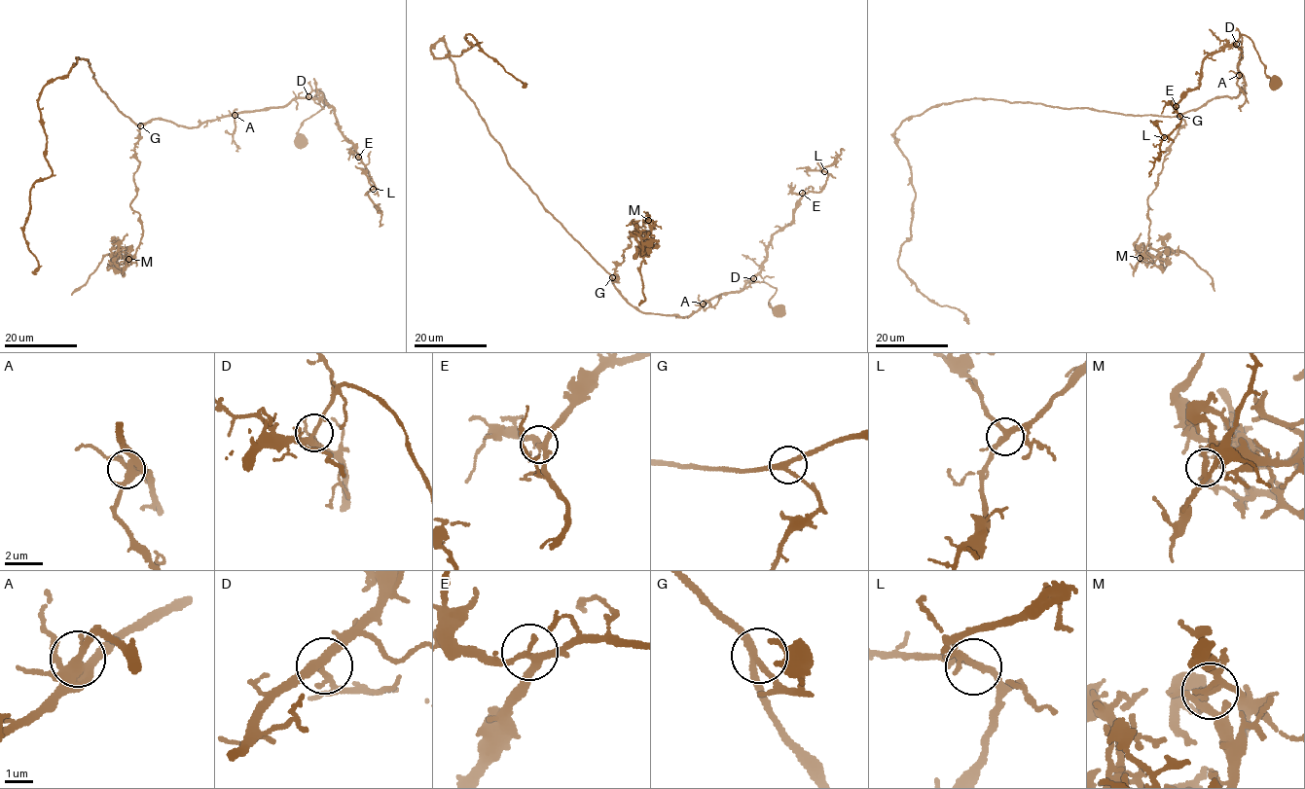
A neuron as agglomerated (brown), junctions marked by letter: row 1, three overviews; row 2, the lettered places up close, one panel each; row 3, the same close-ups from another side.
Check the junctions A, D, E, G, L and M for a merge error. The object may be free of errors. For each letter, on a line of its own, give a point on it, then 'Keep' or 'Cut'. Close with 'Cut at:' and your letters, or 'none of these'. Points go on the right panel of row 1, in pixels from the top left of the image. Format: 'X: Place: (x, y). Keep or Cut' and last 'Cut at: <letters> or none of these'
A: Place: (1239, 75). Keep
D: Place: (1236, 44). Keep
E: Place: (1176, 106). Keep
G: Place: (1179, 116). Keep
L: Place: (1164, 137). Keep
M: Place: (1140, 258). Cut
Cut at: M

